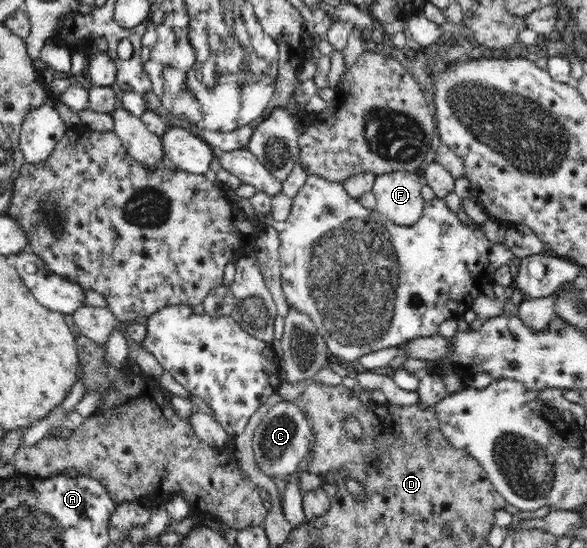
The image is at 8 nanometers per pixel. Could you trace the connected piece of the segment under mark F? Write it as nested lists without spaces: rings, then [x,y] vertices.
[[[392,171],[376,176],[372,187],[376,211],[396,225],[415,226],[423,215],[423,185],[416,172]]]

